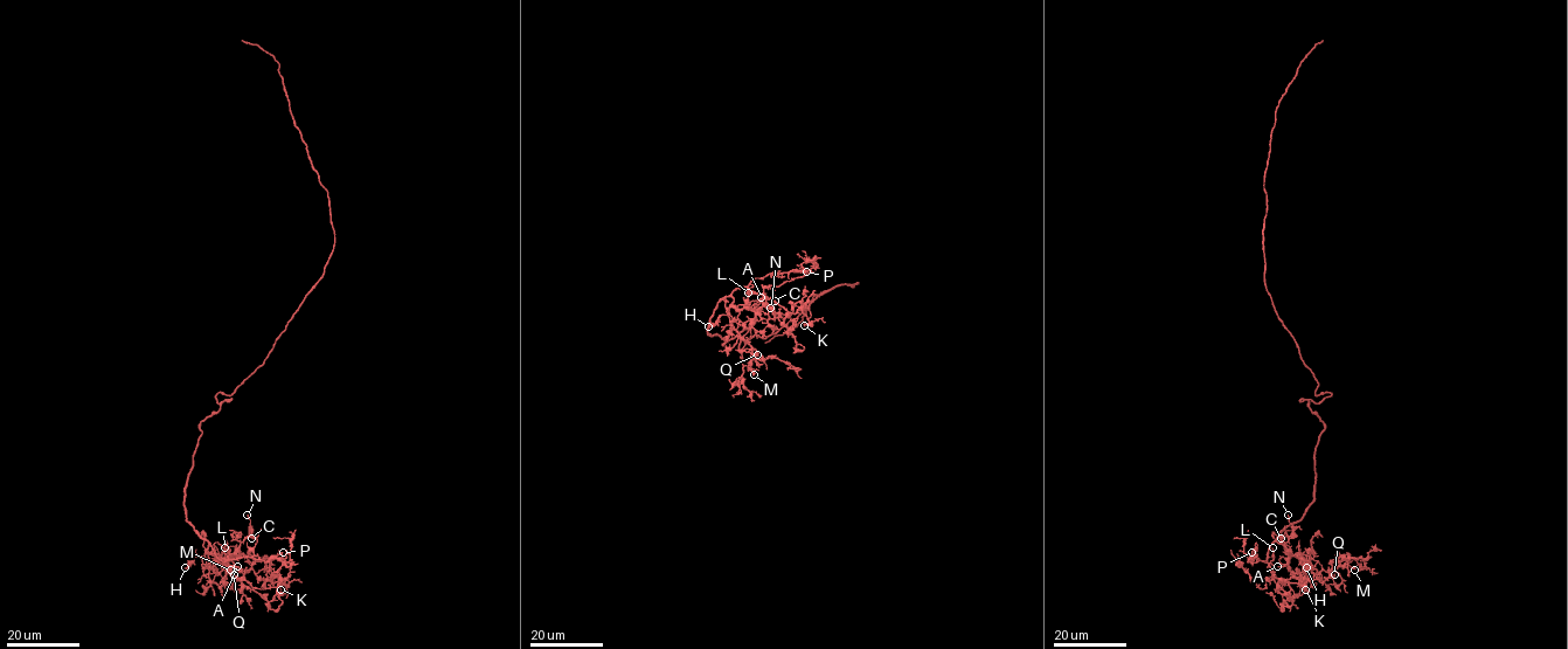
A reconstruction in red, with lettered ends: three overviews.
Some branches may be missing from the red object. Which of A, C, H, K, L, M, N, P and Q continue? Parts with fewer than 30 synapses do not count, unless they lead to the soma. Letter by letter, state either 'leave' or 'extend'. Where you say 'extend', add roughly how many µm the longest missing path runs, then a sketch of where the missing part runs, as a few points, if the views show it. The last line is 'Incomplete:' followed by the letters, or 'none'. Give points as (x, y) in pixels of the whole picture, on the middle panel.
A: extend; about 15 µm are missing; missing branch runs (761, 297), (790, 281), (799, 285)
C: leave
H: leave
K: leave
L: leave
M: leave
N: leave
P: leave
Q: leave
Incomplete: A

